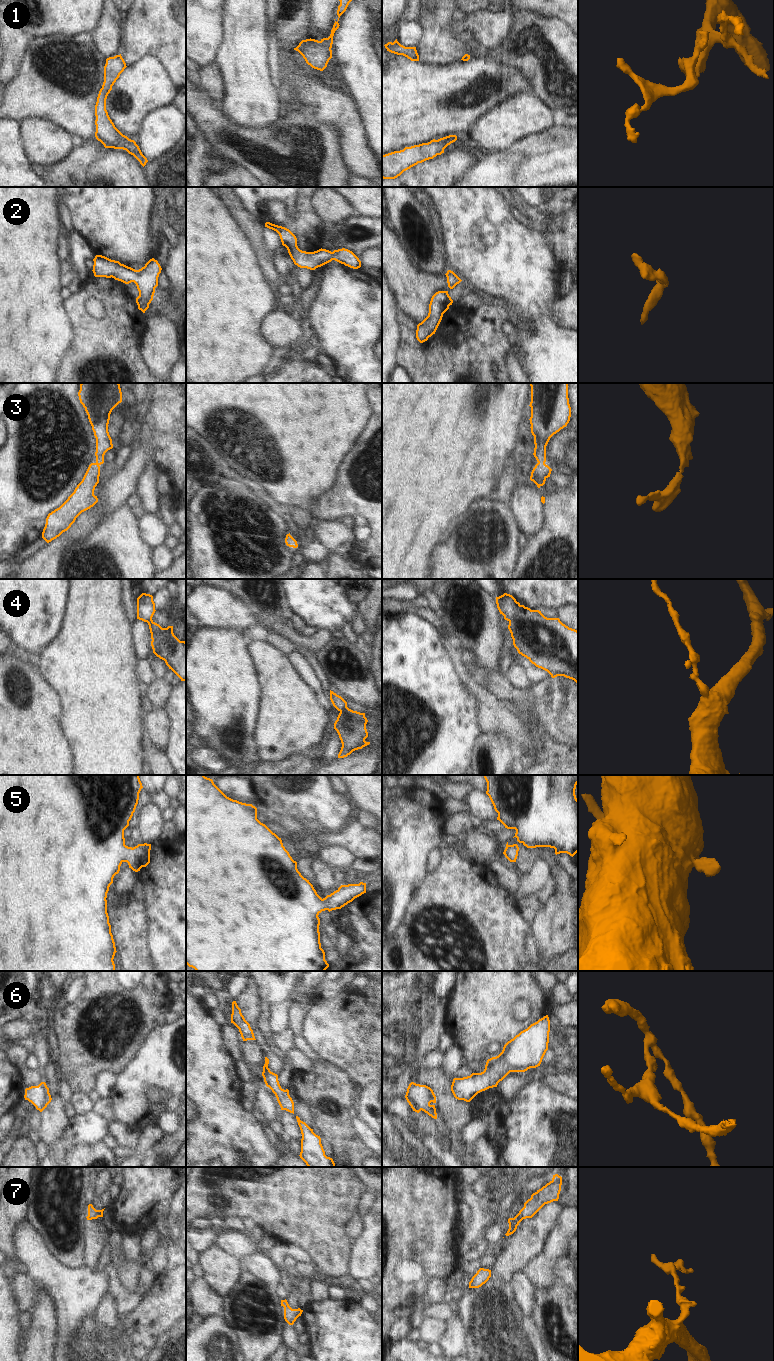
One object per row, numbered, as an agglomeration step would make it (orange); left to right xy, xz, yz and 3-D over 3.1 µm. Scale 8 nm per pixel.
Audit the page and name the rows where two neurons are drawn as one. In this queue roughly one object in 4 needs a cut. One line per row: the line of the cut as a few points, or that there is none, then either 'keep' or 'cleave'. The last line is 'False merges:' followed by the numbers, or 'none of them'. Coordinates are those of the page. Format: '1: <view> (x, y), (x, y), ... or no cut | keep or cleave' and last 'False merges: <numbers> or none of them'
1: no cut | keep
2: no cut | keep
3: no cut | keep
4: yz (520, 605), (516, 614), (509, 621) | cleave
5: no cut | keep
6: no cut | keep
7: no cut | keep
False merges: 4

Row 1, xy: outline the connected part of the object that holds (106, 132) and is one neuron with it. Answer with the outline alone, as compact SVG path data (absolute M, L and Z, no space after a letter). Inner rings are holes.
M121 54L106 59L104 66L104 82L99 91L95 105L95 137L105 148L123 149L133 155L144 167L148 162L134 140L123 135L114 125L106 110L106 99L112 86L126 68Z

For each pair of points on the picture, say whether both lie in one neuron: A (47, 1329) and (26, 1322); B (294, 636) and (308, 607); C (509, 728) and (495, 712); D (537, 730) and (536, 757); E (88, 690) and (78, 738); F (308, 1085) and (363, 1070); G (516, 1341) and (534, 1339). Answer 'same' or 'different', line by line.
A: different
B: different
C: same
D: same
E: same
F: different
G: different

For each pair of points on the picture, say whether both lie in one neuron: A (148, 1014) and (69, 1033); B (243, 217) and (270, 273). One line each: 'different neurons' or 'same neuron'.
A: same neuron
B: same neuron

